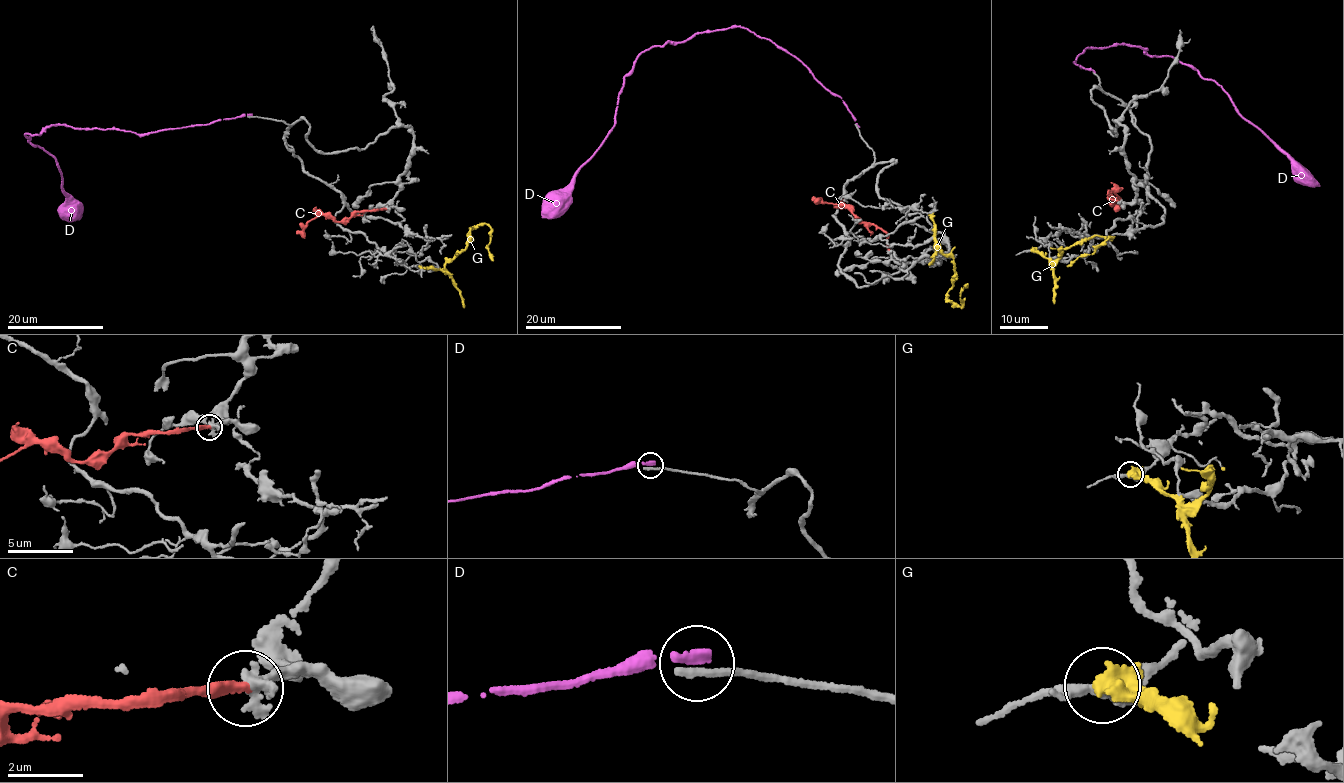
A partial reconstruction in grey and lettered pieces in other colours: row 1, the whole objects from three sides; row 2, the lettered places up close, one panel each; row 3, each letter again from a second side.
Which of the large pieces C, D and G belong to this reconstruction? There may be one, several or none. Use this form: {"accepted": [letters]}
{"accepted": ["C"]}

